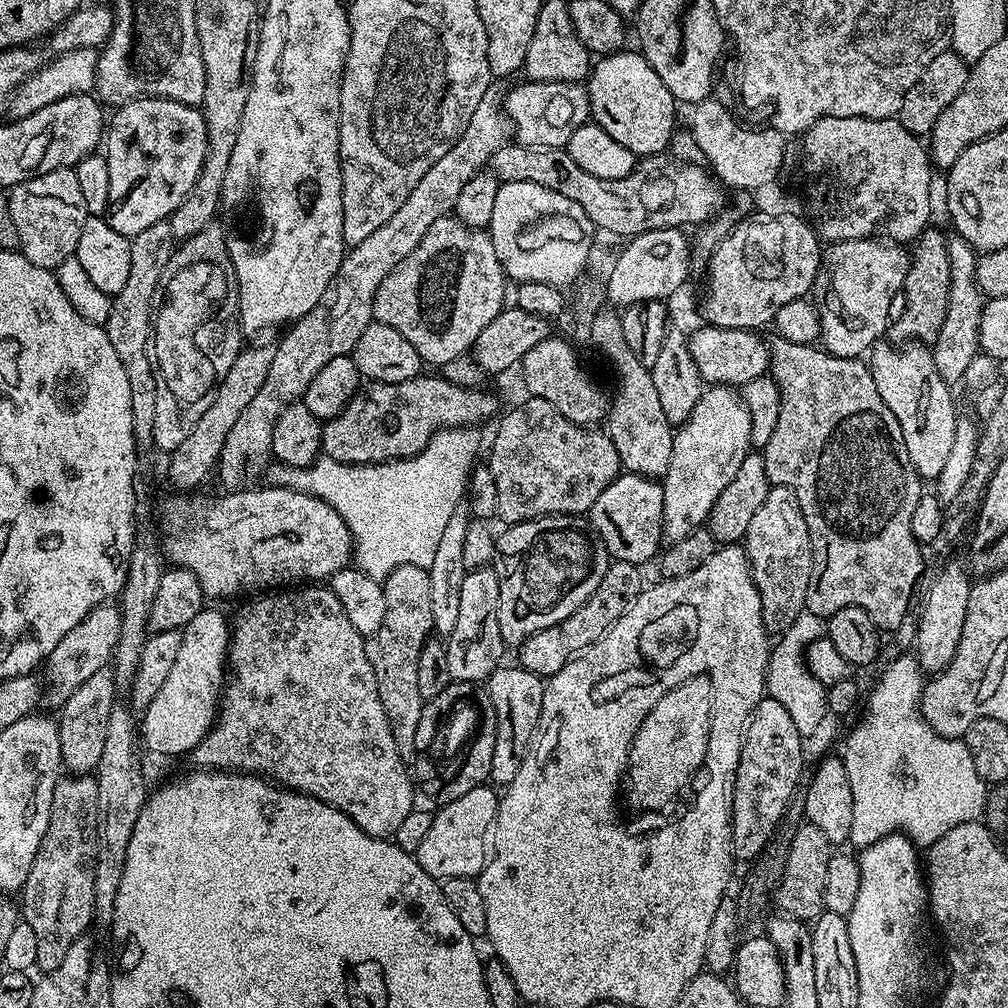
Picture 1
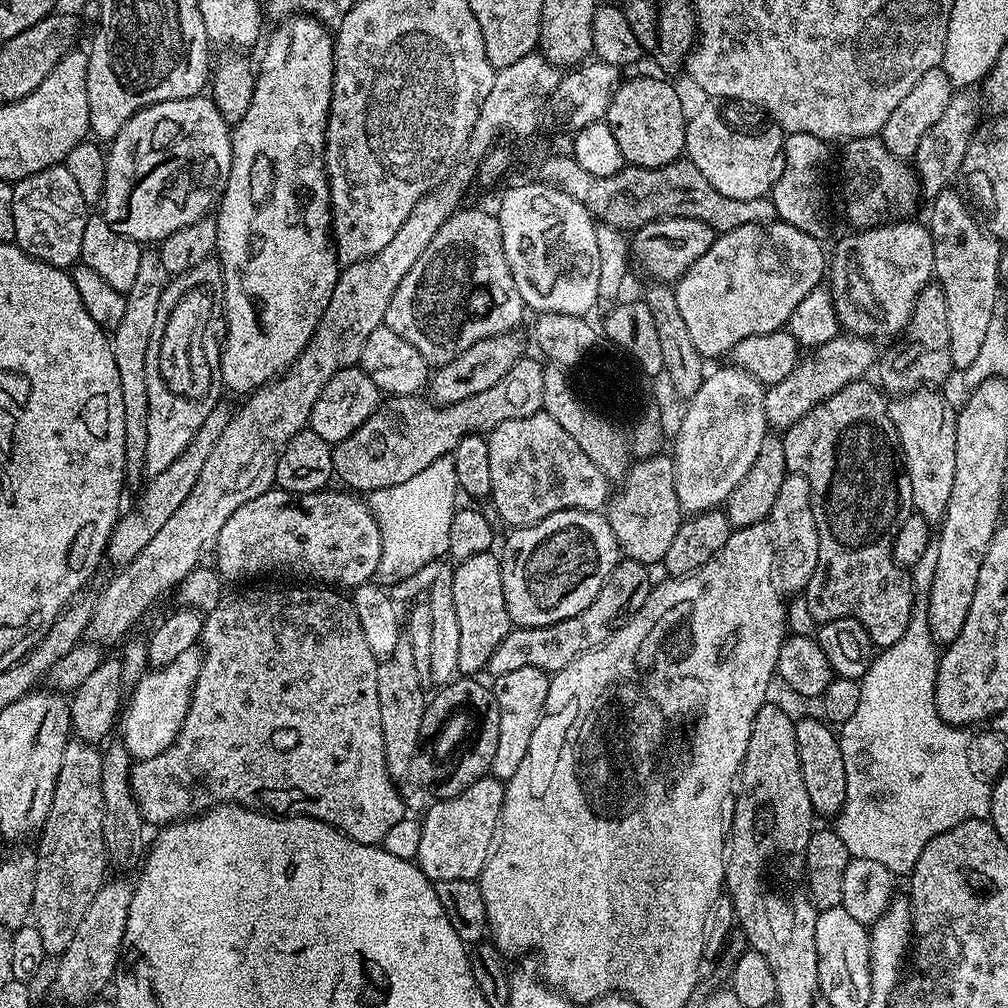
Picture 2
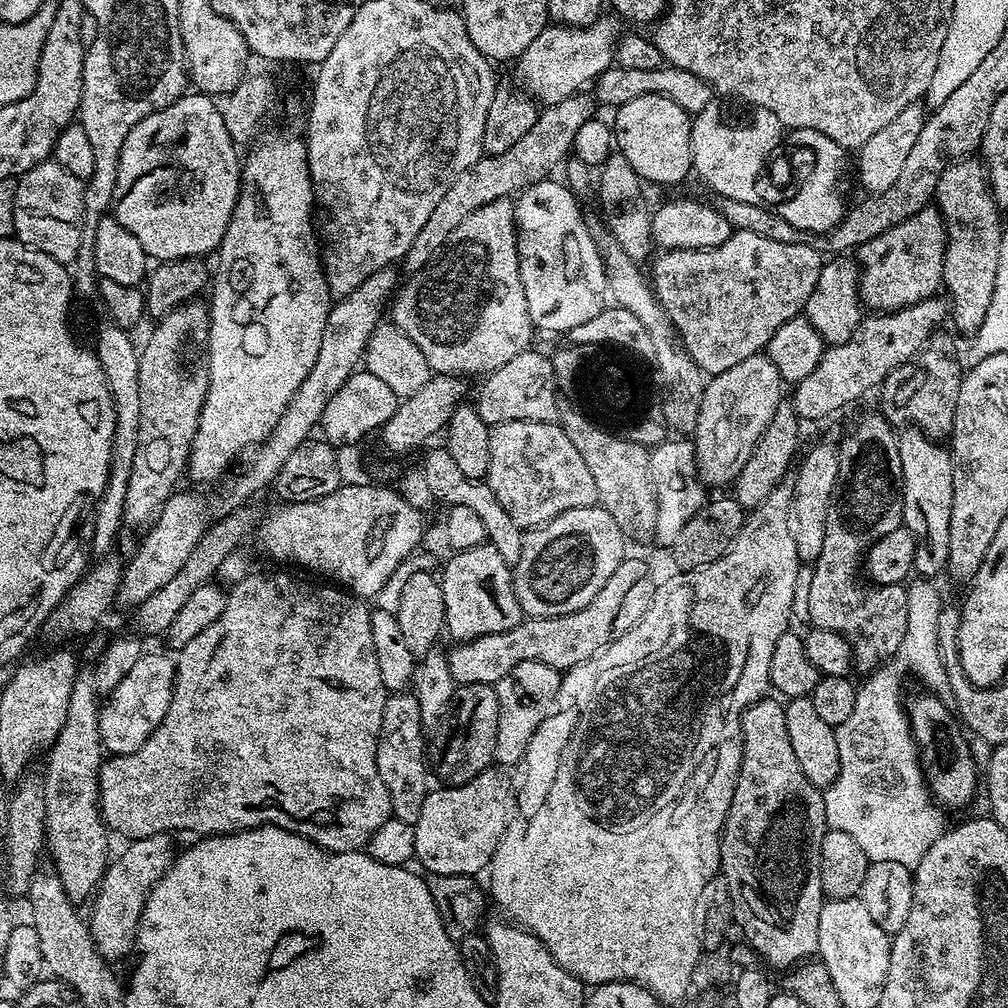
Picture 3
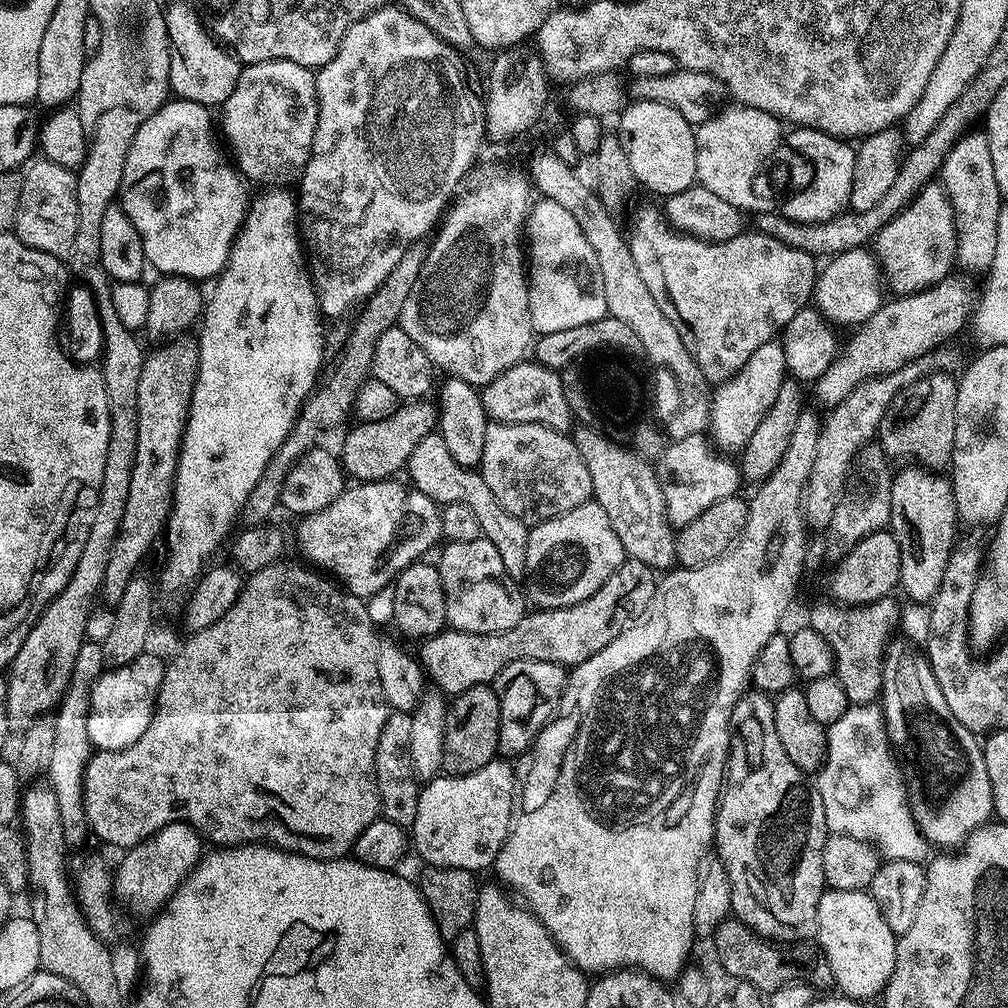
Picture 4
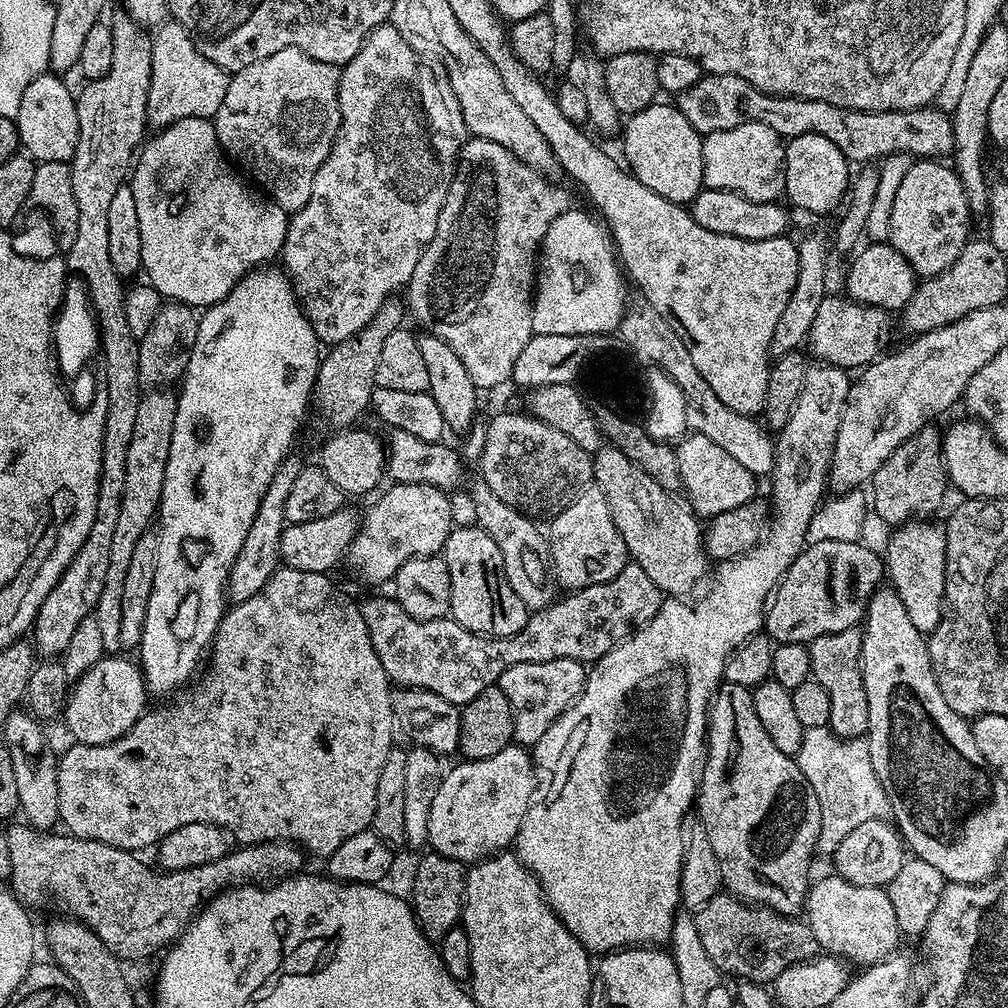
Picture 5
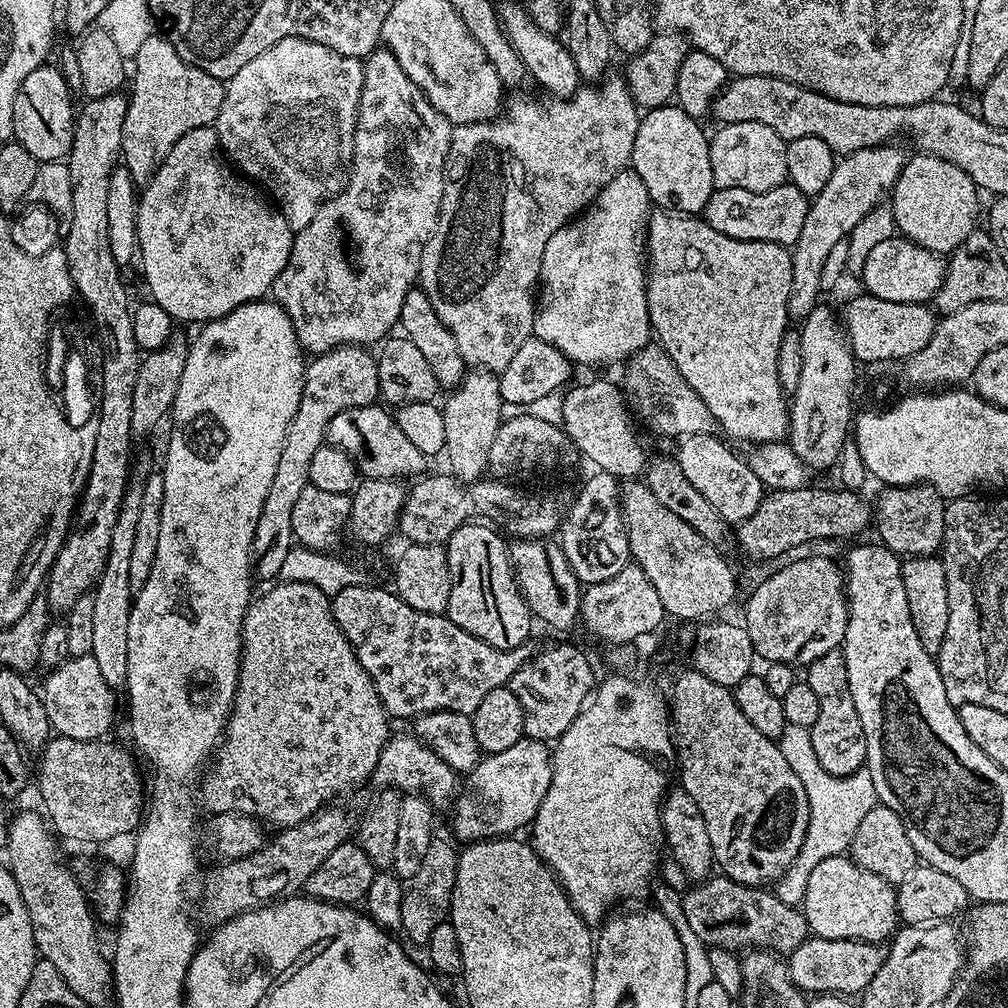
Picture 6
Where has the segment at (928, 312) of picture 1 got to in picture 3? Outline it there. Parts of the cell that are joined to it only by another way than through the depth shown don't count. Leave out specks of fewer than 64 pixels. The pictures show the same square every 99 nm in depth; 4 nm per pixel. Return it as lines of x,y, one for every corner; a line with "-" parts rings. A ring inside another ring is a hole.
944,331
933,332
928,343
920,349
919,356
896,368
878,389
881,400
879,411
889,424
918,428
937,442
952,435
962,379
962,367
956,361
956,344
952,341
953,333

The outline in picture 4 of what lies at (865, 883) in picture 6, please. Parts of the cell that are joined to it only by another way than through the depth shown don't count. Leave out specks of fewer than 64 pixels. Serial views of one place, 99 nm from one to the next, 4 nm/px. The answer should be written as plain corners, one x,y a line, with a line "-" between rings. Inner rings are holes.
828,888
818,902
818,943
826,954
832,971
832,983
843,995
852,1000
872,1000
888,984
890,974
894,974
894,958
896,957
896,933
890,930
878,902
867,891
834,890

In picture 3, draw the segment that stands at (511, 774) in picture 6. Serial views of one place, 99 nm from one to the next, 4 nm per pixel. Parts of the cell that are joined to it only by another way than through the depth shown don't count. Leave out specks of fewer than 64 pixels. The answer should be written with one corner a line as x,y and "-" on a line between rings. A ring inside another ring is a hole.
489,770
478,774
473,780
468,780
464,784
454,784
451,786
440,786
437,790
429,791
428,797
422,802
422,814
418,814
418,822
414,826
416,833
414,834
414,850
416,851
415,859
420,860
419,867
428,874
466,874
467,876
476,876
483,873
487,869
488,865
492,862
492,855
498,850
498,842
502,838
504,828
508,824
508,818
510,815
510,788
508,792
508,784
502,777
496,773
496,770

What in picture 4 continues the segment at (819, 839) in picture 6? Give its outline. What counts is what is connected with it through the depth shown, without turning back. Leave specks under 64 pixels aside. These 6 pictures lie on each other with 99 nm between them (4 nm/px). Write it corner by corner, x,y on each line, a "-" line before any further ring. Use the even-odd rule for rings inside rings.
876,704
849,707
848,712
842,714
842,718
838,718
838,722
827,725
824,758
815,773
814,787
826,810
826,826
829,833
871,840
887,859
919,864
929,859
930,845
918,830
912,811
908,809
906,784
903,779
900,781
900,776
896,773
893,756
888,735
884,730
884,713
879,707

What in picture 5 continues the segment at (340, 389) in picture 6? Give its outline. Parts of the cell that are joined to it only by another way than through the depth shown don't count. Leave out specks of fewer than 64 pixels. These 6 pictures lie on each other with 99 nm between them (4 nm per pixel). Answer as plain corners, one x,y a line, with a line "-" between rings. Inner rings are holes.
296,454
284,457
278,466
274,478
270,478
270,486
266,486
266,494
262,494
262,502
258,506
258,514
254,514
254,522
250,526
250,534
246,534
246,542
242,542
242,550
238,550
238,558
234,558
234,566
228,572
226,596
232,604
246,602
246,598
254,598
266,582
281,567
280,539
286,527
286,498
290,498
290,490
298,479
302,461

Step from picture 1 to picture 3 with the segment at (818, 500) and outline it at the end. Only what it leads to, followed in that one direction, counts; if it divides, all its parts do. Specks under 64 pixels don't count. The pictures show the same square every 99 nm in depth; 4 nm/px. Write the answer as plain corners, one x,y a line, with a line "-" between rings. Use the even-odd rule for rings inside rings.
875,415
862,417
856,433
839,441
840,478
826,514
826,542
822,542
822,554
811,565
812,577
806,580
810,586
811,627
842,634
852,646
855,671
863,674
875,672
902,646
908,593
904,584
869,586
858,571
868,547
902,524
898,436
883,415

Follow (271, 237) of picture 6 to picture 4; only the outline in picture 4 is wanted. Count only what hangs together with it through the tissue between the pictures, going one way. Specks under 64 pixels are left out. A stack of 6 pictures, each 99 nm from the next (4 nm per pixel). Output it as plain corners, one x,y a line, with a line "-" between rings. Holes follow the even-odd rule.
172,98
154,114
150,114
150,118
138,126
138,134
134,134
128,147
118,197
118,203
126,210
130,222
134,222
134,230
138,230
142,238
145,261
151,267
153,264
157,273
184,276
187,280
197,282
211,281
219,276
250,209
249,185
234,167
225,149
216,145
212,116
208,112
211,111
198,102

